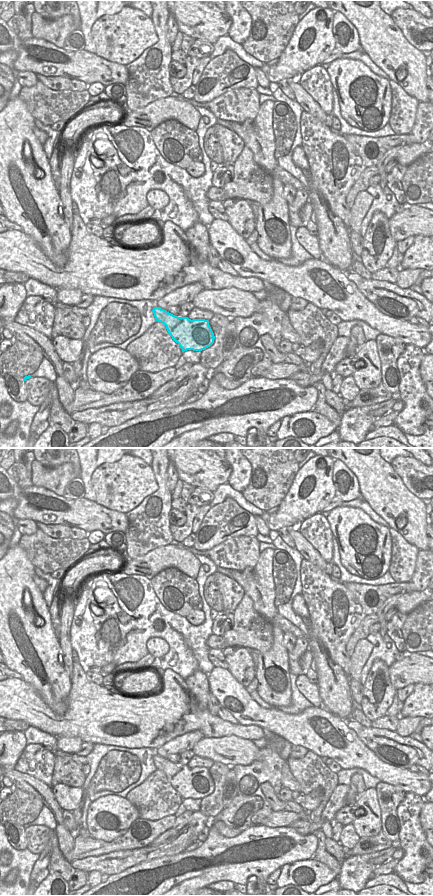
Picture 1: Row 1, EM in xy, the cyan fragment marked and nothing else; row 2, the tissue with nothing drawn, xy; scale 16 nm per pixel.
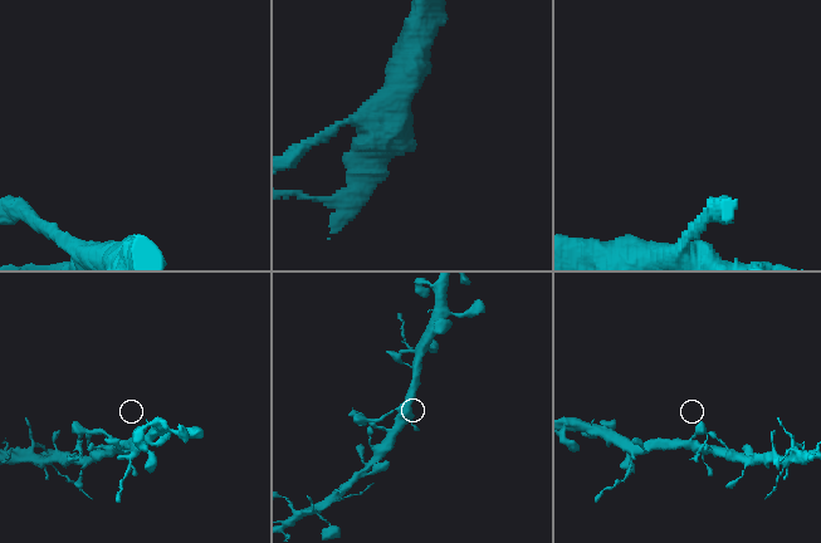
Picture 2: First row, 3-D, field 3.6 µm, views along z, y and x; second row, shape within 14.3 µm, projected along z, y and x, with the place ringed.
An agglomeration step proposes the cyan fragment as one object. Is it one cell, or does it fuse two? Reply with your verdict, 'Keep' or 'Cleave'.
Keep.

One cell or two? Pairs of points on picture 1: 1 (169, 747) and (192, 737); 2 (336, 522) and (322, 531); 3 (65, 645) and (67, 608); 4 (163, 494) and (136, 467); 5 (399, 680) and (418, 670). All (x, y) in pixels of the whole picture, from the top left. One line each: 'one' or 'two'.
1: one
2: two
3: one
4: two
5: one

